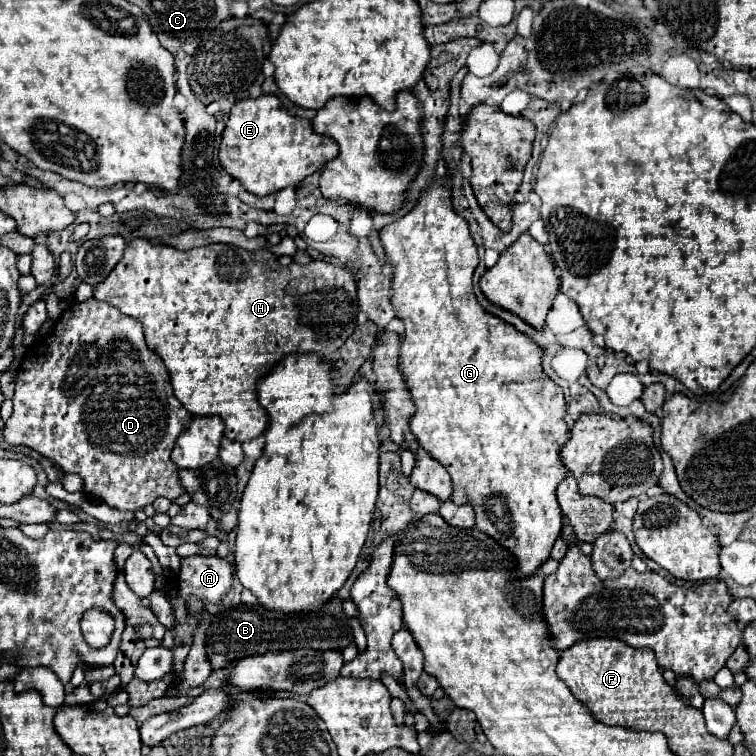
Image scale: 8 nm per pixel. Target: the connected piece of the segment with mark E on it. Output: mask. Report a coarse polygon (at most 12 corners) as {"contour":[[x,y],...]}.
{"contour":[[273,94],[238,101],[222,169],[258,197],[300,185],[336,141]]}

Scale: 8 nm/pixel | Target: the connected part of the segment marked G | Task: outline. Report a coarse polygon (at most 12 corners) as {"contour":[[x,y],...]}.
{"contour":[[450,183],[380,231],[412,433],[456,505],[550,559],[566,477],[542,349],[484,313]]}

